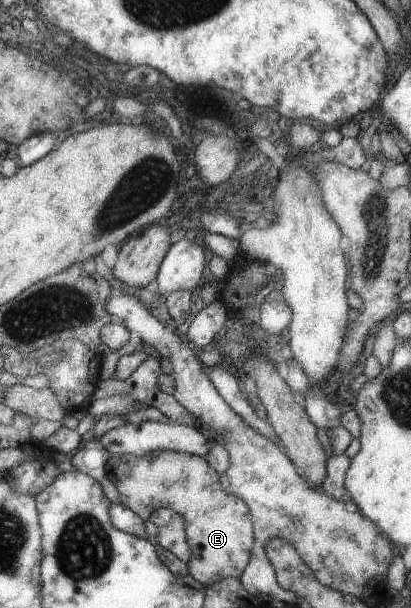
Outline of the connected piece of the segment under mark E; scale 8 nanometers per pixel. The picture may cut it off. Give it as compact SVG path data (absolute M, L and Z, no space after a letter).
M151 451L141 457L127 453L109 457L104 467L107 469L107 478L117 490L121 504L138 515L143 522L149 519L152 511L159 508L173 509L181 515L191 551L191 557L186 563L186 573L191 574L193 579L208 586L220 579L238 578L241 575L253 547L253 517L241 497L223 491L219 474L202 457L177 451Z

